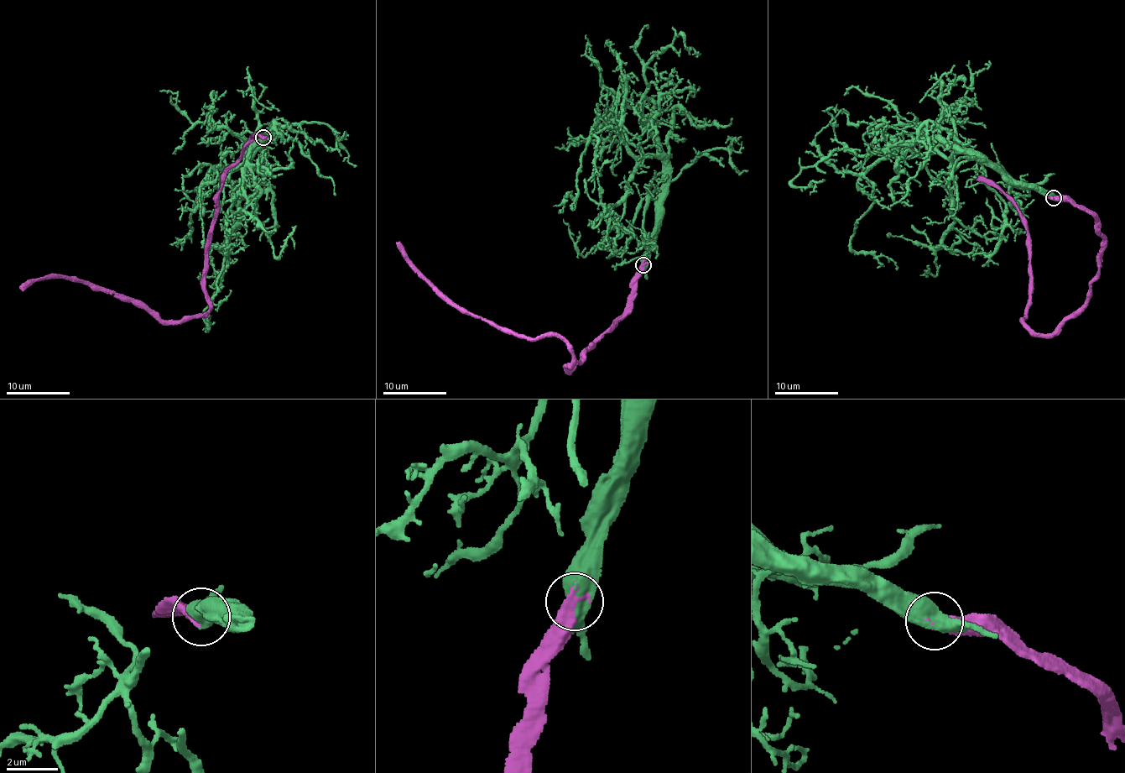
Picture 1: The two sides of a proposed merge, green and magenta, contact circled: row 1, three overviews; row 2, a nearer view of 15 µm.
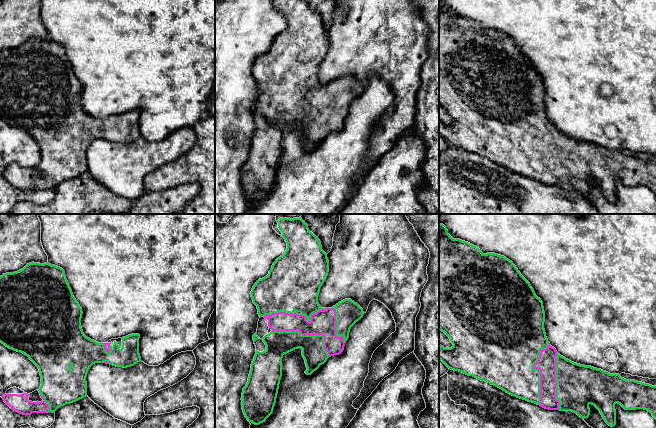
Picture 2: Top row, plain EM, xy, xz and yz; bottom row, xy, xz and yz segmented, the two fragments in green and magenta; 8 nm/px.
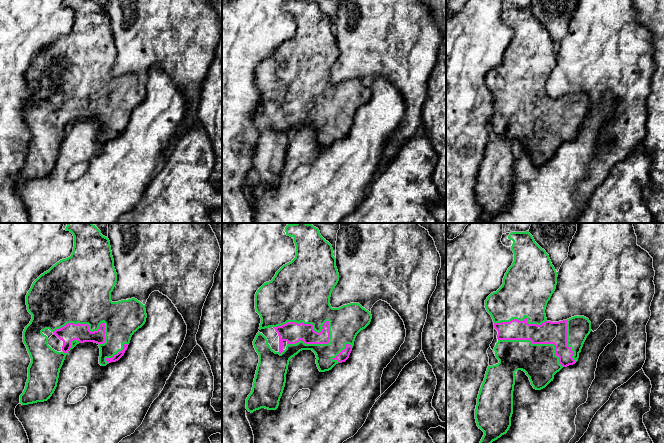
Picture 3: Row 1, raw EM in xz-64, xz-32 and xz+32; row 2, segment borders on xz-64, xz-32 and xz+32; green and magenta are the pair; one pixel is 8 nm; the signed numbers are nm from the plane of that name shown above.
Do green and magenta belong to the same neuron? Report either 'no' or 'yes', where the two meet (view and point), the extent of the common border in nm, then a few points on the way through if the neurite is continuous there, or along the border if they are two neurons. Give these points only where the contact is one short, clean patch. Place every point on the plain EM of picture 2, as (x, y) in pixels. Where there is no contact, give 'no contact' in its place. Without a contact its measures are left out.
yes; contact xz (297, 90); length 550 nm

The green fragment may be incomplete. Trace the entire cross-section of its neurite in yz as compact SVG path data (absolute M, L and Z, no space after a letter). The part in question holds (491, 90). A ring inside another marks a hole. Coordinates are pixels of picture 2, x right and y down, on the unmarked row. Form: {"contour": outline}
{"contour": "M439 0L439 105L453 120L451 124L439 121L439 135L449 145L488 158L545 185L572 187L583 195L589 193L589 181L592 180L611 203L616 201L616 179L625 186L647 186L656 195L656 162L626 156L619 150L610 150L566 135L548 118L544 98L543 78L512 37L495 29L483 30L468 18L453 15L446 3Z"}

